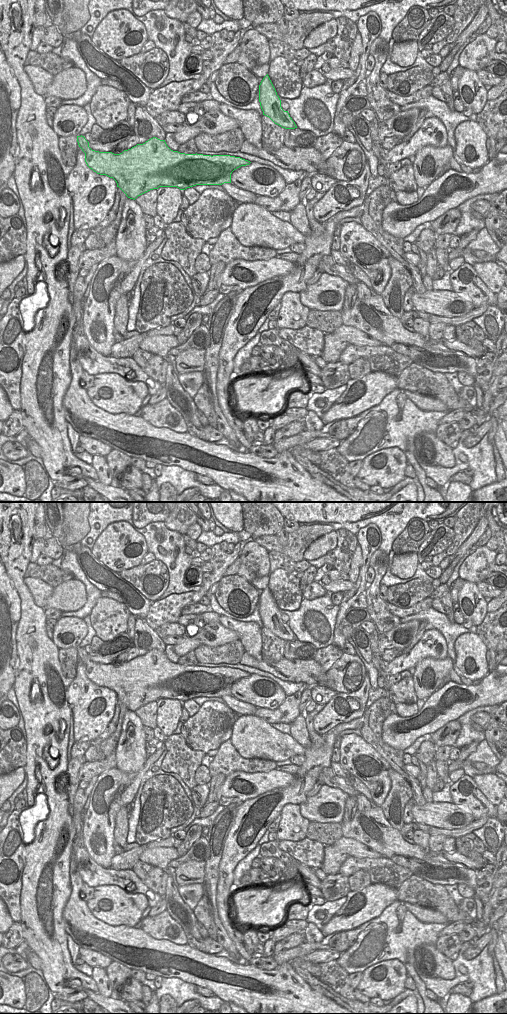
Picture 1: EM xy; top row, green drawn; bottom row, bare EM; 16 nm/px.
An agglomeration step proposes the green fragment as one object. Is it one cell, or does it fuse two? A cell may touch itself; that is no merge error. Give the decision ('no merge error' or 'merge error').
no merge error

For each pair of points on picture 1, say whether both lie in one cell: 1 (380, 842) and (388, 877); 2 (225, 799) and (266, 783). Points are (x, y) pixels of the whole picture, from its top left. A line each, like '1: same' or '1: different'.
1: different
2: same

